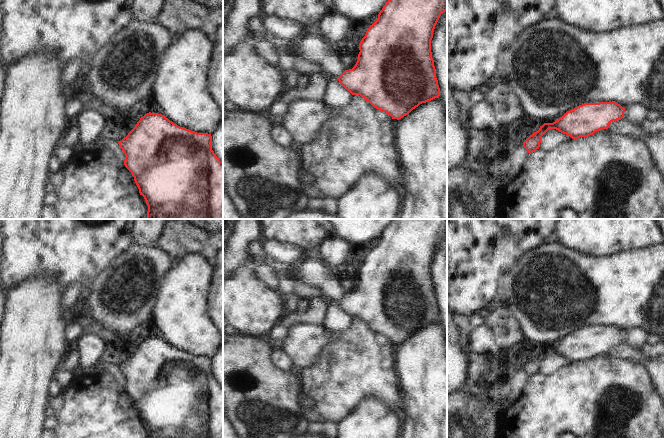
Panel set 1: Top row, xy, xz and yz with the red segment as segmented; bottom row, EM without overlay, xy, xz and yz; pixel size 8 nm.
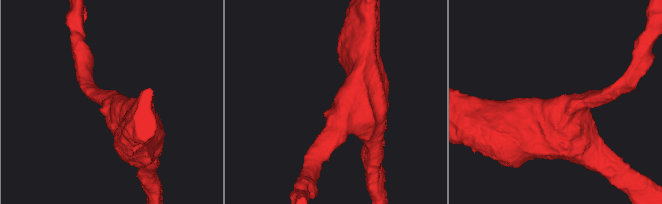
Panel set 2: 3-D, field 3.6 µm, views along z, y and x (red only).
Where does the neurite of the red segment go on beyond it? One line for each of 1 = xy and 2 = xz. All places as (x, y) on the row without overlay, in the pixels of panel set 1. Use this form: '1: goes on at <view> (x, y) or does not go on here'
1: does not go on here
2: does not go on here

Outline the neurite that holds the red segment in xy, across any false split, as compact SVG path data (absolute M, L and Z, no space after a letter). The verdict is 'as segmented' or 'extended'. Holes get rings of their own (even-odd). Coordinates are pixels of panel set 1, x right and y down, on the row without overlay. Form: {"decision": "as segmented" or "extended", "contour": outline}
{"decision": "as segmented", "contour": "M147 337L137 346L135 351L118 368L125 378L124 389L131 396L134 405L148 430L147 438L223 438L223 386L212 374L212 360L208 357L197 357L180 351L162 338Z"}

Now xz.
{"decision": "as segmented", "contour": "M392 219L362 262L355 290L337 301L339 307L352 319L360 319L374 332L397 344L420 328L439 322L440 312L432 282L431 264L435 250L446 234L447 219Z"}

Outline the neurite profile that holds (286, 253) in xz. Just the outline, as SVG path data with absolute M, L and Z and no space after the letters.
M275 239L261 240L261 244L269 258L284 265L291 265L298 258L310 257L314 254L314 250L293 243L282 243Z

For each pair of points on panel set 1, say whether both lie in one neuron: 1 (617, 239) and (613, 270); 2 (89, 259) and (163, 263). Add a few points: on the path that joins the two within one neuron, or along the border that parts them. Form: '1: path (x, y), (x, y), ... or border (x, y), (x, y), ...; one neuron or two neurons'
1: border (638, 248), (623, 250), (609, 256), (592, 257); two neurons
2: border (130, 245), (96, 277); two neurons

